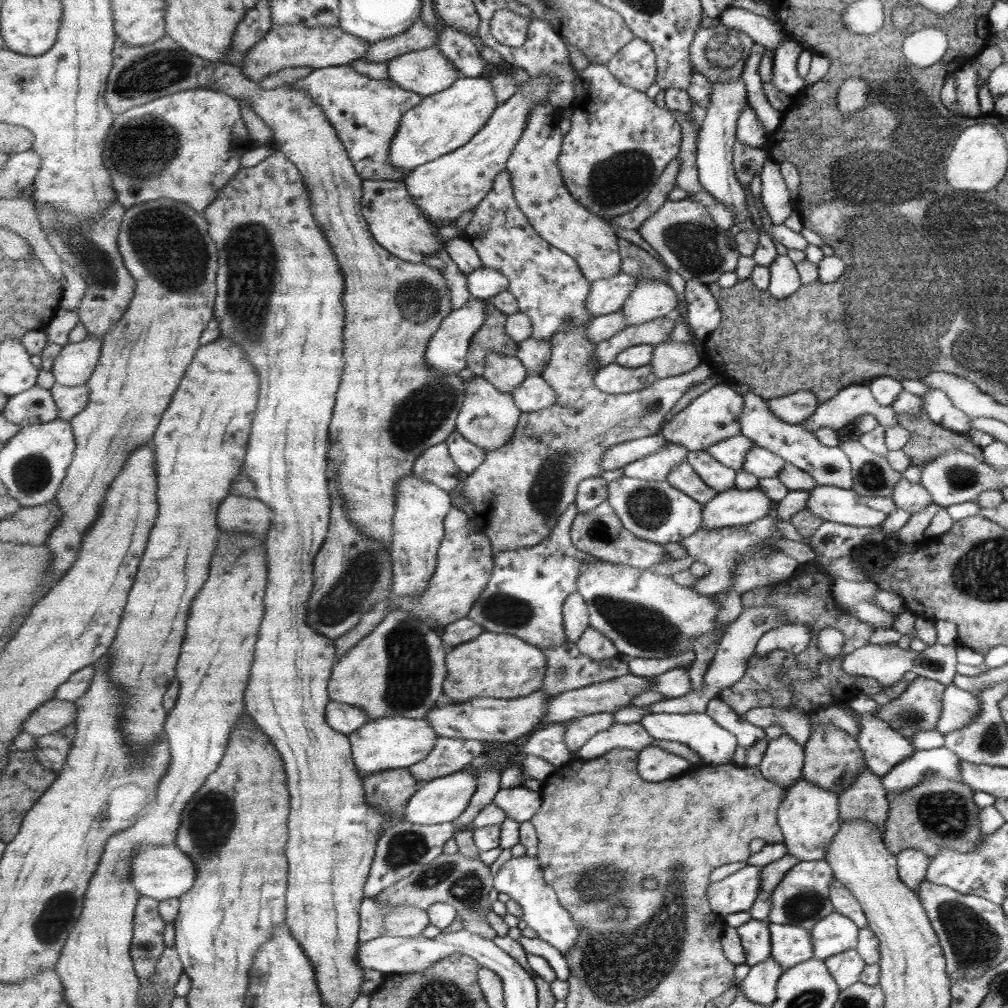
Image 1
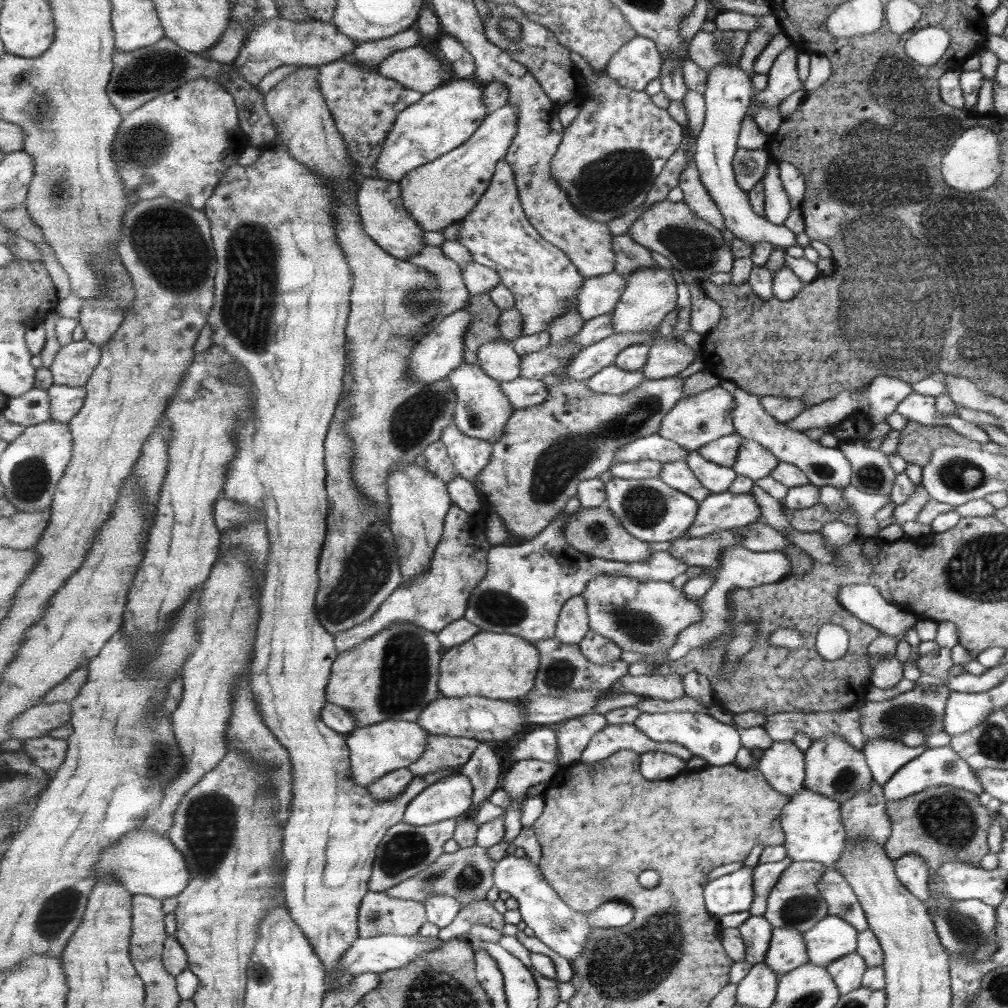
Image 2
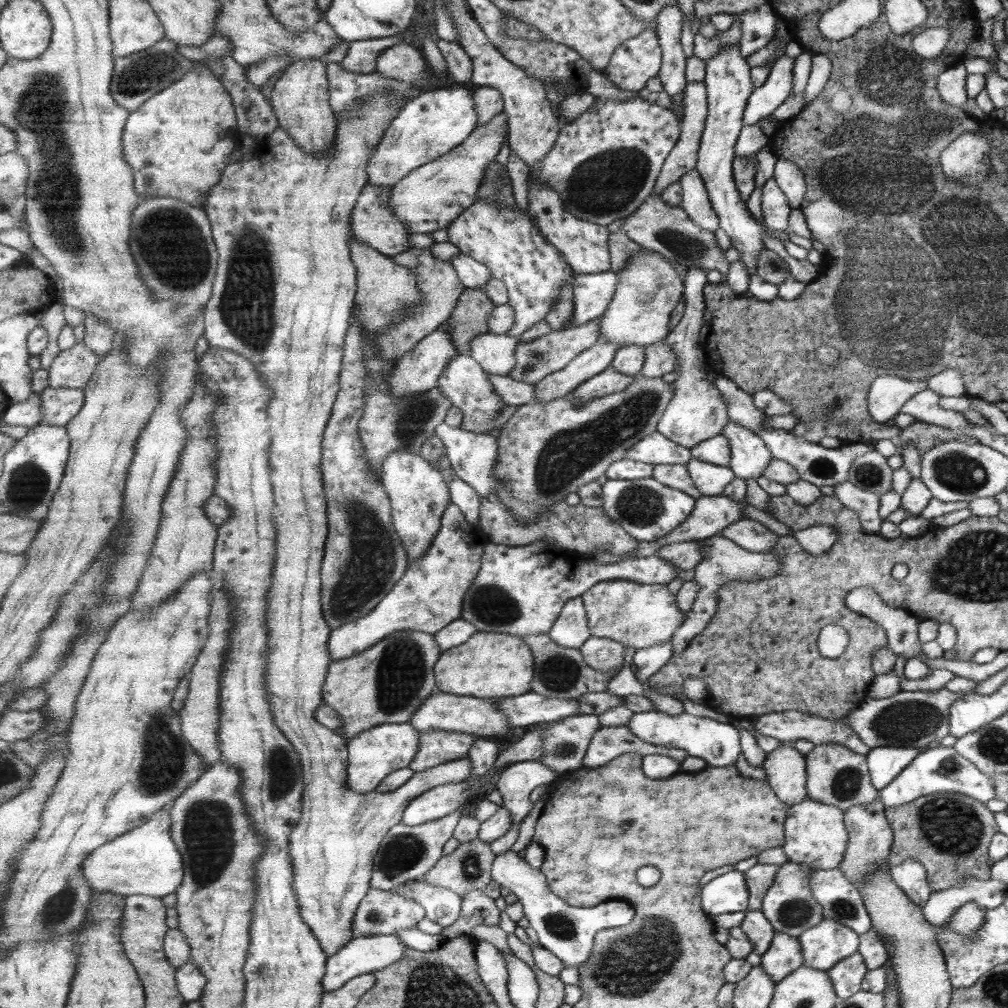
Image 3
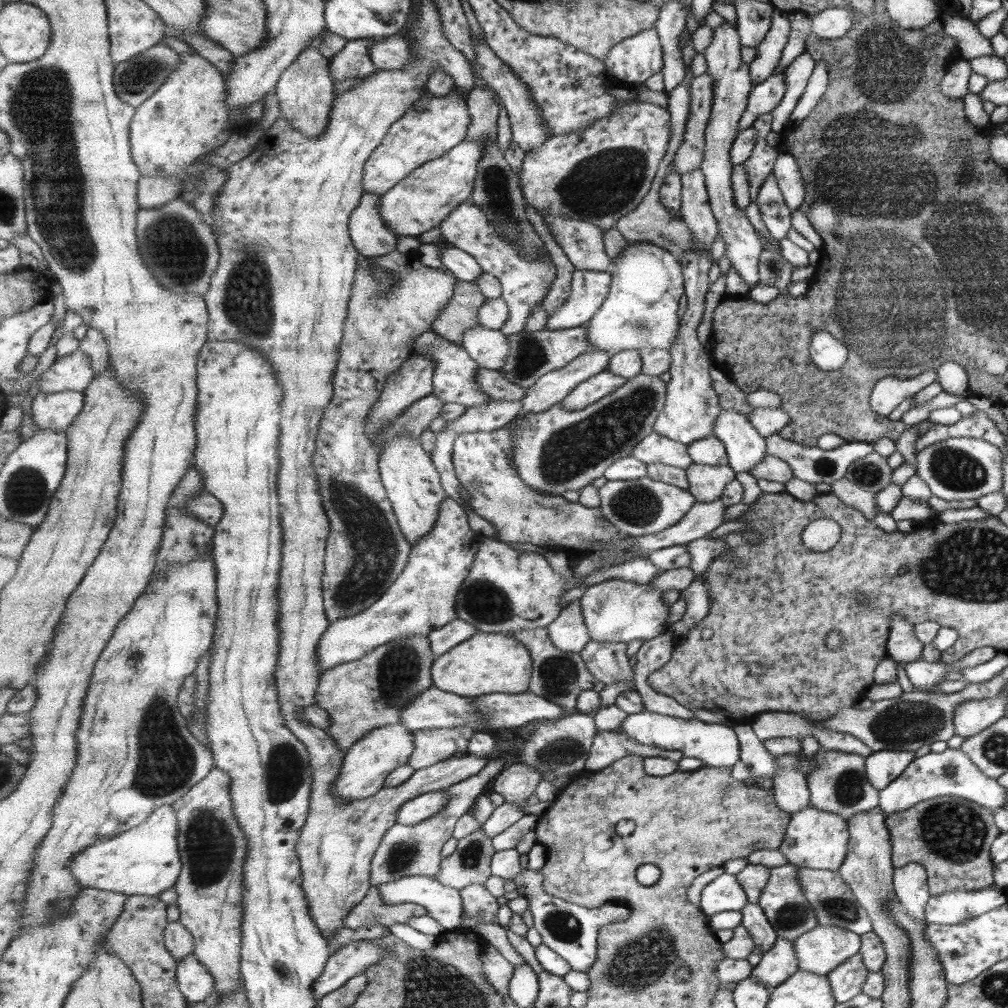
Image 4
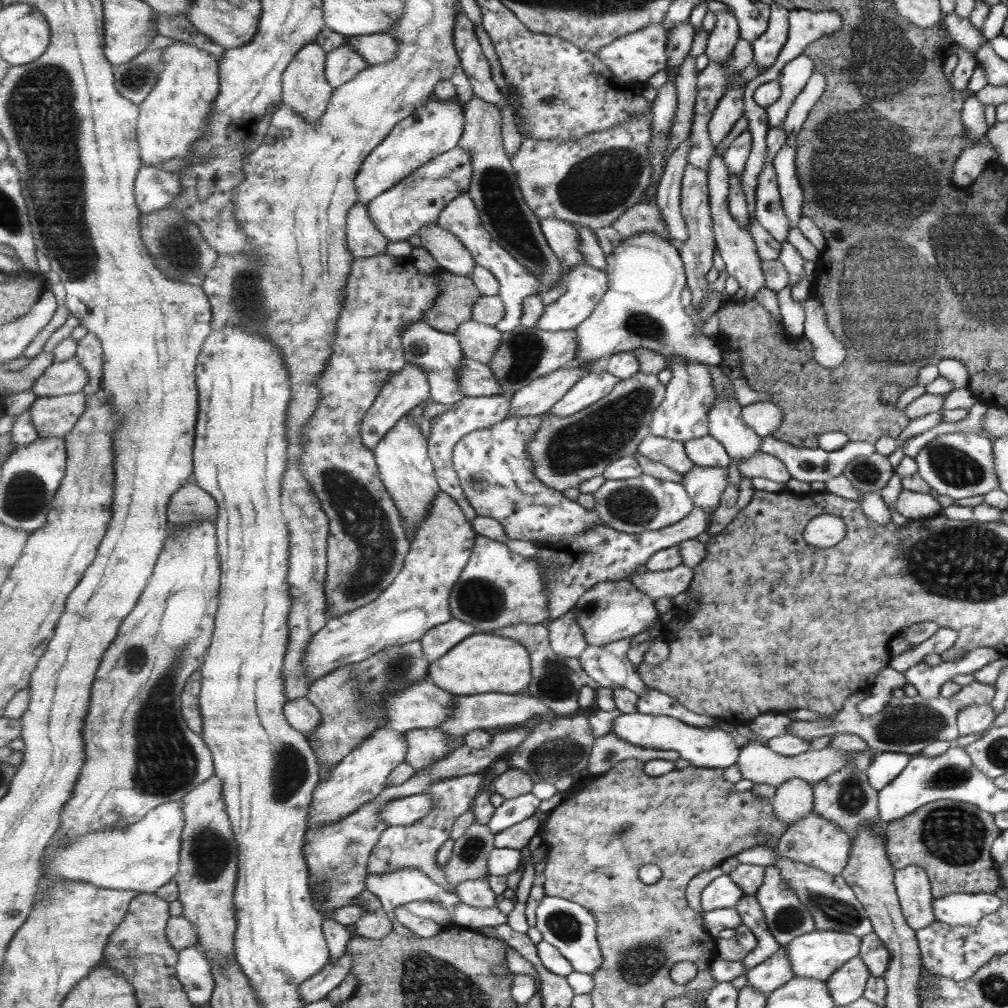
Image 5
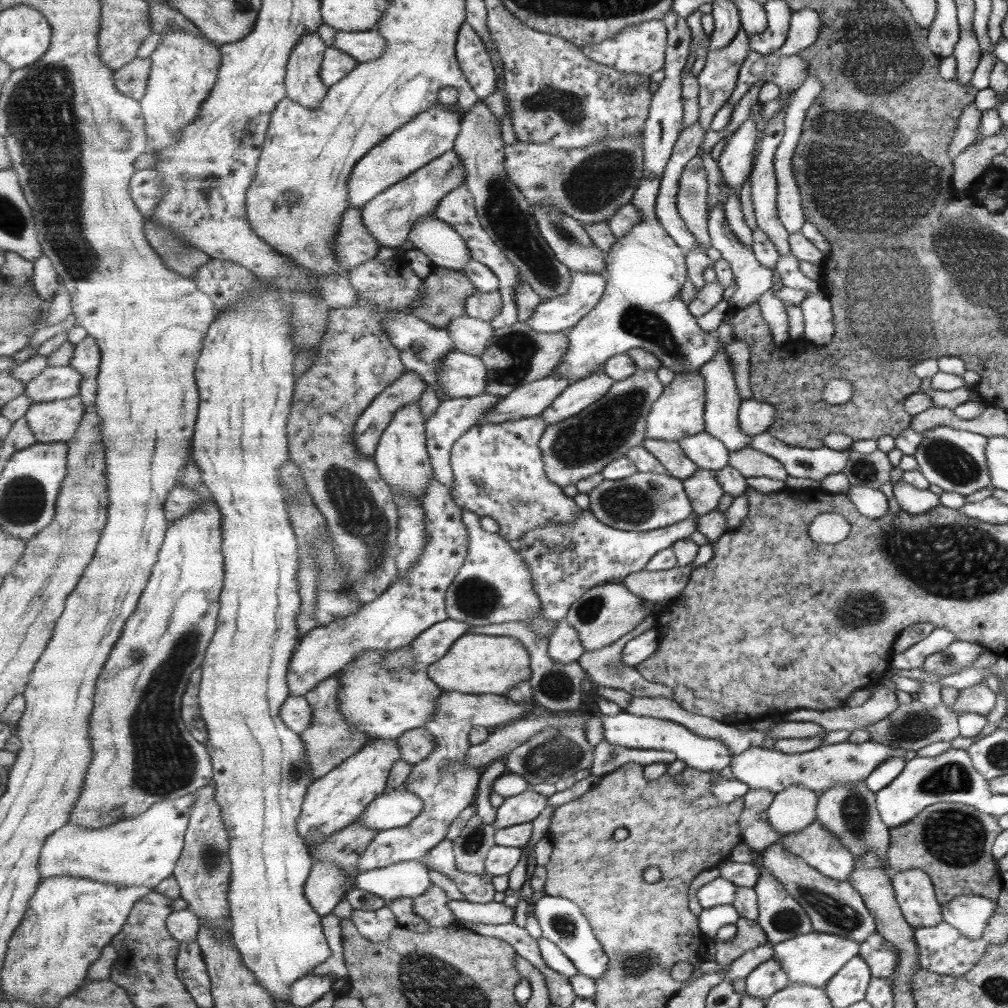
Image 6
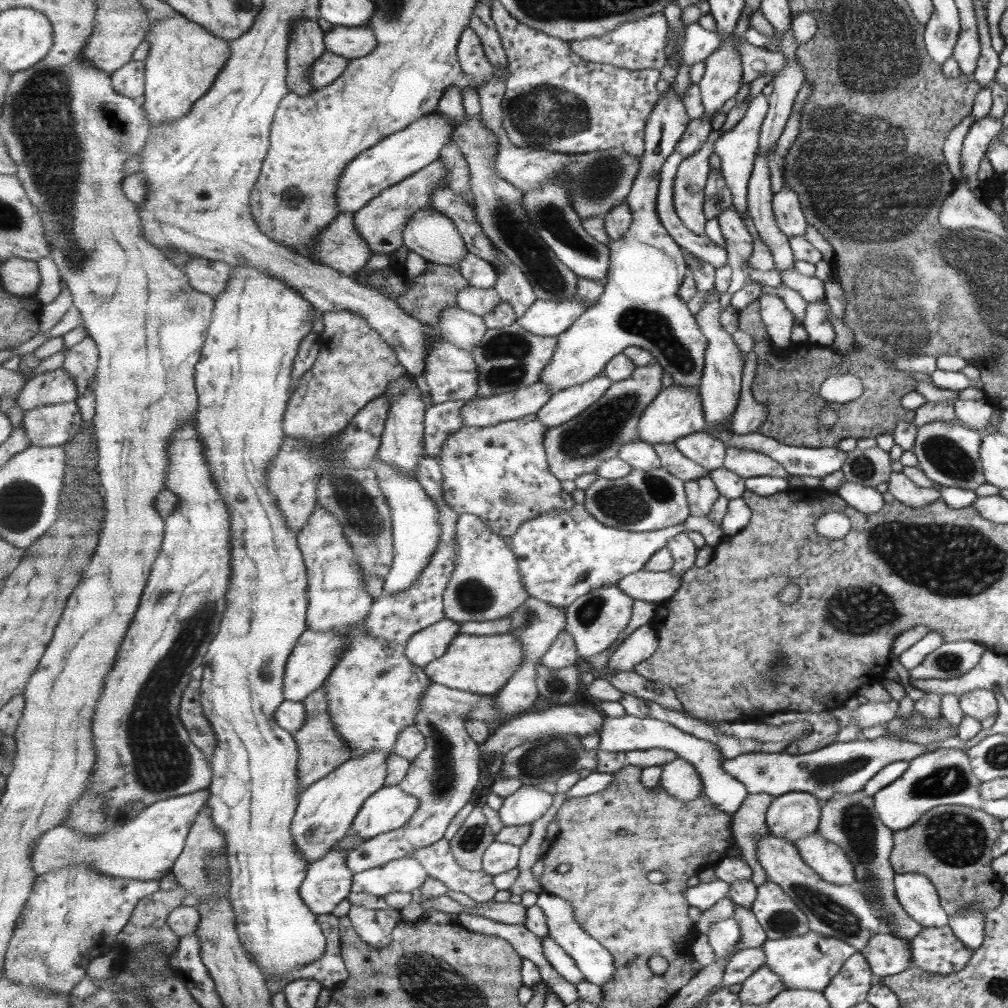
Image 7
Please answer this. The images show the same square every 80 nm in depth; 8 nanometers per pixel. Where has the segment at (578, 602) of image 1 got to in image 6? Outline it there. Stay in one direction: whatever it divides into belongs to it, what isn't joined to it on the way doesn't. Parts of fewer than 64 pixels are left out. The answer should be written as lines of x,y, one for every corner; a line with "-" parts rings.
566,618
558,621
548,641
549,654
562,663
579,661
586,651
578,630

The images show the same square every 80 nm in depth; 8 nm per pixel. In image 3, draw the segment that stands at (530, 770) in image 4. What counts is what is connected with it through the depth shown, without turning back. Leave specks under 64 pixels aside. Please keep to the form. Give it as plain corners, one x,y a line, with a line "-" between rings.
544,762
511,763
502,770
497,788
504,796
503,807
510,809
514,824
520,824
533,810
534,799
545,784
557,781
558,774

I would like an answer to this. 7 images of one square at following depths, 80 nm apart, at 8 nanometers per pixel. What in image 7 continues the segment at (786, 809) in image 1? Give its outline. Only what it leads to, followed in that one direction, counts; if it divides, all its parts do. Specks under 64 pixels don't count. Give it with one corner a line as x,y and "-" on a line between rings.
816,830
791,843
821,880
831,884
855,885
854,870
845,853
836,844
825,840

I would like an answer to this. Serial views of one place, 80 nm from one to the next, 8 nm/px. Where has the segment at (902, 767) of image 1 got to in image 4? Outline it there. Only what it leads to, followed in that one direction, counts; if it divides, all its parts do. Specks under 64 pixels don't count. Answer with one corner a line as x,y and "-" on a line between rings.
946,748
944,751
935,753
929,751
922,756
913,757
911,762
891,781
887,786
878,790
878,805
885,815
911,808
914,804
935,797
952,796
959,797
978,804
993,812
1006,802
1006,794
996,779
985,776
958,748

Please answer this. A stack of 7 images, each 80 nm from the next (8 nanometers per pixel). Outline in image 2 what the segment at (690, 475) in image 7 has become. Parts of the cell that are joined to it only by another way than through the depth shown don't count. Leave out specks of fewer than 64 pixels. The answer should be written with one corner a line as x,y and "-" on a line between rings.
658,433
640,438
625,448
621,448
613,466
621,462
636,462
641,460
661,460
661,462
686,461
690,452
677,442
668,440

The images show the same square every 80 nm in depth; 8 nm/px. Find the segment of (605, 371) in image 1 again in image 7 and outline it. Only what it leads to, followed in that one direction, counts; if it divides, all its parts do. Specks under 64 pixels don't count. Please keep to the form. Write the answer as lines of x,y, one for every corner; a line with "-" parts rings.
604,374
589,382
554,392
552,399
536,414
547,428
561,426
577,418
598,402
614,382

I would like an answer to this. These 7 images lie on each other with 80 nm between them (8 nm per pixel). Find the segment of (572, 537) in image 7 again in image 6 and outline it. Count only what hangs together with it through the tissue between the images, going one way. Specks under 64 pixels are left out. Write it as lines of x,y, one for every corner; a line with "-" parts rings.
587,510
574,522
550,522
524,534
519,540
522,543
519,552
531,572
531,581
542,600
545,618
563,620
574,603
590,588
623,583
627,576
646,570
659,551
671,548
678,540
689,538
698,531
698,521
694,516
697,515
655,531
627,532
605,524
591,510

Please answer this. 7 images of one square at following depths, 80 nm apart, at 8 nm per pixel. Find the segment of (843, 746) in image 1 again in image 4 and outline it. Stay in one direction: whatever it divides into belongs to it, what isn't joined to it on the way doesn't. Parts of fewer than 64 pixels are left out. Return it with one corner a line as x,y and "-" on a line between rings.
819,749
812,754
818,767
811,769
806,776
809,789
809,802
822,811
834,812
845,822
856,812
870,811
878,805
878,790
866,781
864,757
838,750

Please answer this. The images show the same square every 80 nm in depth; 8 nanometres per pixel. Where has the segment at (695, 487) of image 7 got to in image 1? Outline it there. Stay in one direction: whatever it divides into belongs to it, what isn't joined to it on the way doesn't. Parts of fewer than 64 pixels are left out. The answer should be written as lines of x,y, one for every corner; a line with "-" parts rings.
689,451
686,461
697,475
718,493
735,487
738,472
733,468
728,468
715,460
714,456
707,451

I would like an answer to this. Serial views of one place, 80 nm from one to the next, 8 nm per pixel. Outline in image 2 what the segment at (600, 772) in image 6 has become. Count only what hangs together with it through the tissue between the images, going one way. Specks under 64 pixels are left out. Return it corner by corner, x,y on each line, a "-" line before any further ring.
634,724
607,725
598,732
583,751
583,763
595,764
613,756
615,752
630,750
640,755
646,752
661,751
678,756
689,762
694,754
682,744
651,740

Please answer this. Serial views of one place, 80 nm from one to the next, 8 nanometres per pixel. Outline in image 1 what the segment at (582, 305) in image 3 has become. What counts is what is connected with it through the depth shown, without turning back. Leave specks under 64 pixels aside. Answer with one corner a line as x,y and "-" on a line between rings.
619,274
592,283
588,309
594,317
619,312
630,299
640,279
630,274

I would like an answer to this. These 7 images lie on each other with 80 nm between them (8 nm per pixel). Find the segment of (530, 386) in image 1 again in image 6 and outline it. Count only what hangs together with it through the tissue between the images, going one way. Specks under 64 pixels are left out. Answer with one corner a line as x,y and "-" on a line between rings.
452,350
440,368
441,400
473,398
488,392
488,368
481,357

